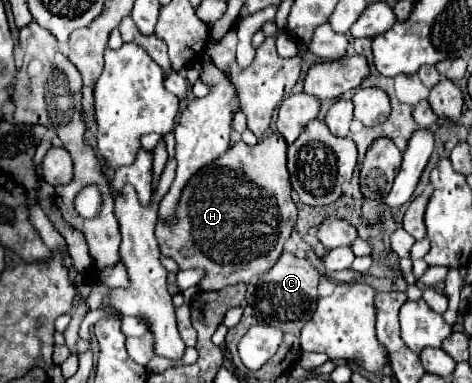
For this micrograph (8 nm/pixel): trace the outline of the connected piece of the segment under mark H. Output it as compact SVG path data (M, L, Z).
M270 135L254 147L238 141L186 183L174 225L158 219L156 239L160 251L172 257L180 269L204 269L206 275L198 283L202 291L250 283L254 275L268 271L278 261L292 233L296 205L290 193L282 135Z

